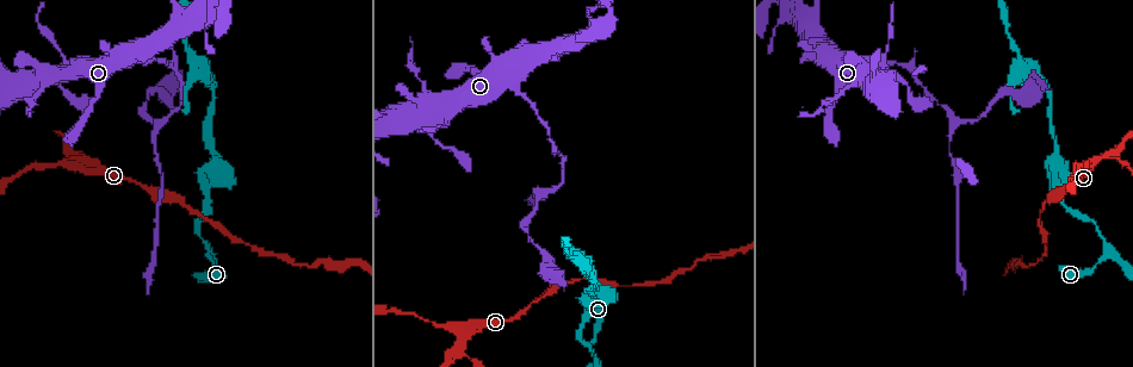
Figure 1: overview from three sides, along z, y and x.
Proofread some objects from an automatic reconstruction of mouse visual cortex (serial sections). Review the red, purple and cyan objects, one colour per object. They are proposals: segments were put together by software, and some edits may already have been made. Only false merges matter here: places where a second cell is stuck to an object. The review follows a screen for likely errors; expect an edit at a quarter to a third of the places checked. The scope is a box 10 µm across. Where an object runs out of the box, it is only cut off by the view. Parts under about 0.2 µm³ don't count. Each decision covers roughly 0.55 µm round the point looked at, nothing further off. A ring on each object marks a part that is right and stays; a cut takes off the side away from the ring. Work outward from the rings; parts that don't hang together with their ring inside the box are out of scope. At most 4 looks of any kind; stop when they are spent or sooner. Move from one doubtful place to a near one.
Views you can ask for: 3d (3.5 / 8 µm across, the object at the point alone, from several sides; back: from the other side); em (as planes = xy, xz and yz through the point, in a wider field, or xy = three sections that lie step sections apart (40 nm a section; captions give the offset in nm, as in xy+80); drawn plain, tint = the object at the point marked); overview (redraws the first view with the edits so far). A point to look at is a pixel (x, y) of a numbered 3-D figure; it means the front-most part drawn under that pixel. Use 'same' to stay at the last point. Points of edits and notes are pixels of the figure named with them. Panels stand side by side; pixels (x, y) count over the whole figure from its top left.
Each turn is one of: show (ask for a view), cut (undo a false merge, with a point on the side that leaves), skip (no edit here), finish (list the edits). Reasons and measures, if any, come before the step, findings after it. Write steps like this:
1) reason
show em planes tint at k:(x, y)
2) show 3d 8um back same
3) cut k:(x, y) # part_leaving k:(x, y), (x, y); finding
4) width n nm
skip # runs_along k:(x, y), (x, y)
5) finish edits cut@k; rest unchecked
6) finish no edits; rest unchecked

show 3d 3.5um at 1:(459, 350)

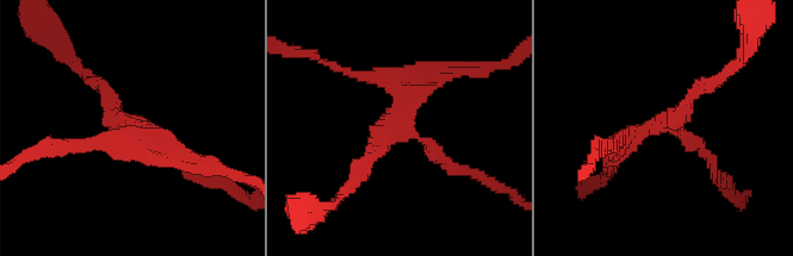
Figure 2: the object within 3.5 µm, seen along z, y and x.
arms 3; arm_widths 150, 150, 250 nm
show em xy step 3 tint at 2:(663, 123)

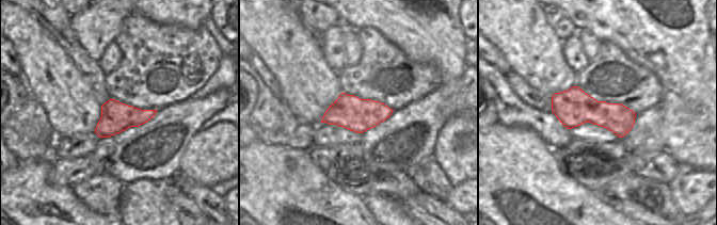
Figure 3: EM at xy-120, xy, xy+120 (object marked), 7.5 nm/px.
cut it another way
show em planes tint same

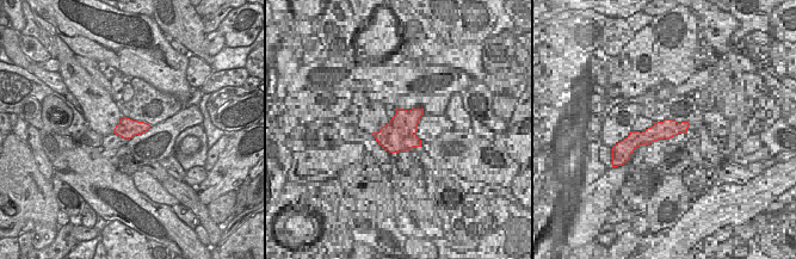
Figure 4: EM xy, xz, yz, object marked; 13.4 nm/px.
skip # runs_along 2:(613, 156), (713, 79); all the same cell

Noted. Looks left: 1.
show 3d 3.5um back at 1:(1106, 254)

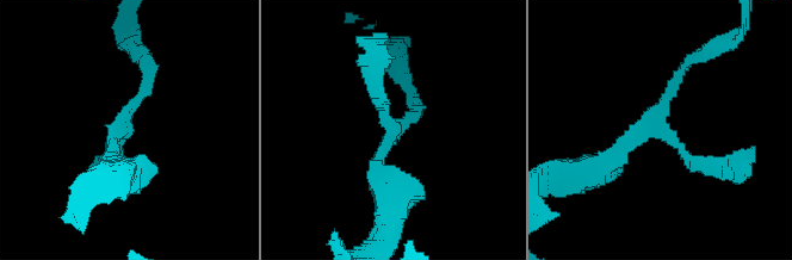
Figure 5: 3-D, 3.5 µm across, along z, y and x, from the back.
skip # runs_along 5:(110, 168), (147, 62); all the same cell

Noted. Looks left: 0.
finish no edits; rest unchecked

